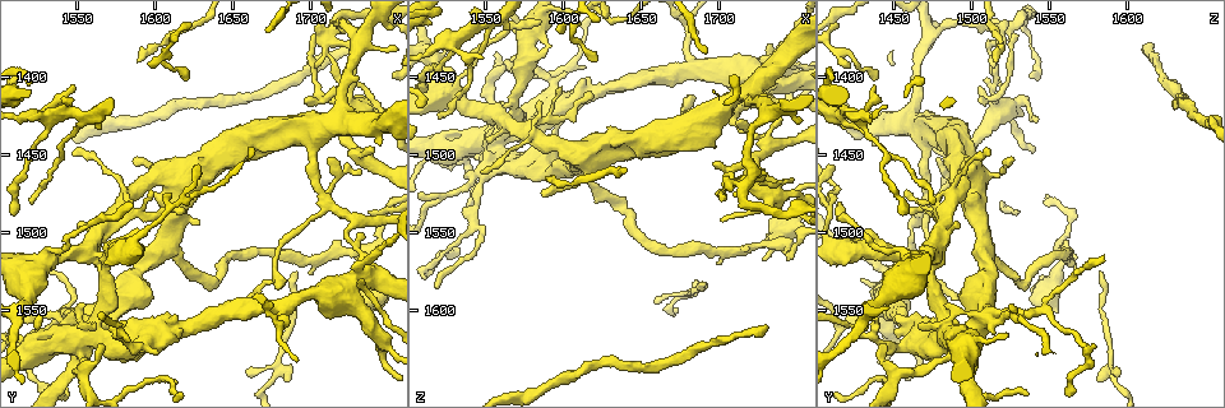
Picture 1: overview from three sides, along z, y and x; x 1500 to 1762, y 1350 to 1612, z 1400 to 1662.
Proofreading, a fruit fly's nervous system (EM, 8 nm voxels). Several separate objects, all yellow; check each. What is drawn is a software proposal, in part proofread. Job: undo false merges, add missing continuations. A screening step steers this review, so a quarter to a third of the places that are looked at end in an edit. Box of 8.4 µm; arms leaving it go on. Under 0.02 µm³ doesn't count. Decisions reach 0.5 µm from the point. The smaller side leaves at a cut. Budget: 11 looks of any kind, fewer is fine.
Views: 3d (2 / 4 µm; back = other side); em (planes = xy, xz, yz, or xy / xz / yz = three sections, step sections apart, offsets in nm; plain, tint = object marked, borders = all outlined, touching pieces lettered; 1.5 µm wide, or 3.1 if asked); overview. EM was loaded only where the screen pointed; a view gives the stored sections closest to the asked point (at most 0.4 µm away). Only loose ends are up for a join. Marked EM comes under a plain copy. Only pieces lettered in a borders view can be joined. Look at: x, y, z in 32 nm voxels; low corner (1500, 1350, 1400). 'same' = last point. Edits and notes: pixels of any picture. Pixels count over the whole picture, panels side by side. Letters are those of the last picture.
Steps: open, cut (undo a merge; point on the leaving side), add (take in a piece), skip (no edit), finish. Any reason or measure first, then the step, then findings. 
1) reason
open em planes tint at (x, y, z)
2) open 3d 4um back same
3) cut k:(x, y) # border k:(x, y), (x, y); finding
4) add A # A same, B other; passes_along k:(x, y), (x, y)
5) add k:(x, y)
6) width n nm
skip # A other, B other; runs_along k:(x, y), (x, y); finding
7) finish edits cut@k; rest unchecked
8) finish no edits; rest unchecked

sharp bend
open 3d 4um at (1636, 1534, 1534)

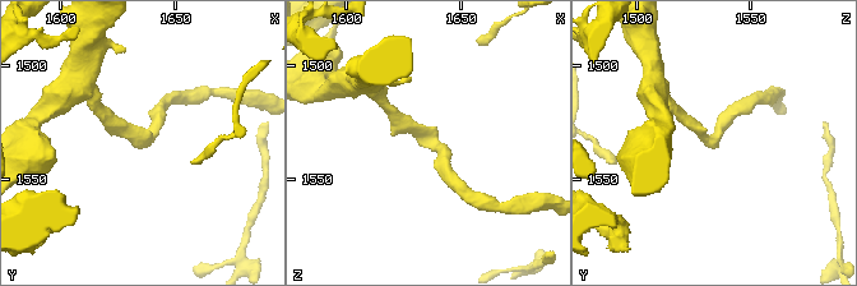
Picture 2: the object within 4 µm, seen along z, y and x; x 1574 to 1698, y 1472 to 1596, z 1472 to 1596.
open em xz step 4 tint at (1637, 1533, 1535)

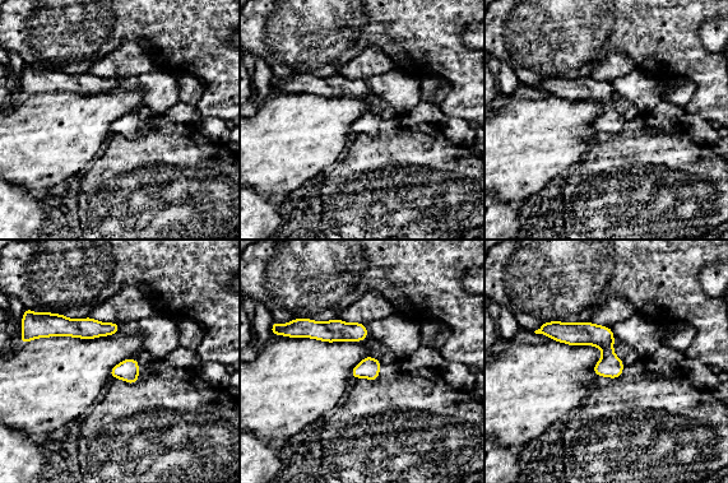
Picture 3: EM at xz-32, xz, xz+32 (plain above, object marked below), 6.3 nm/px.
another direction
open em planes borders same

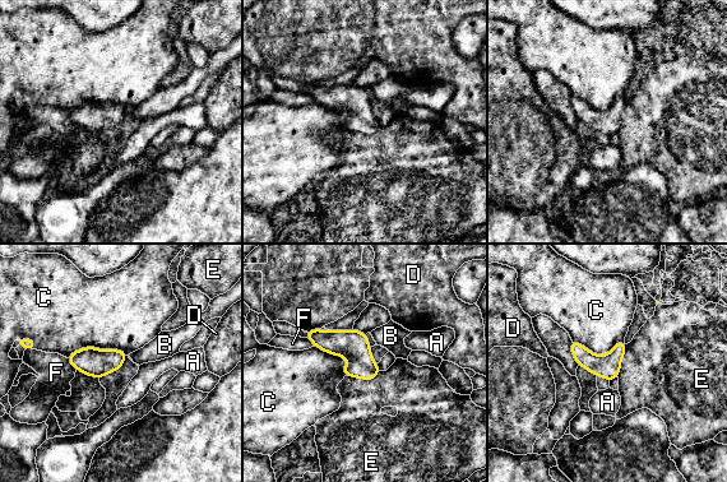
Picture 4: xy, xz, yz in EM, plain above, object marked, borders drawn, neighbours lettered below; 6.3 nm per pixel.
skip # A other, B other, C other, D other, E other, F other; border 4:(380, 371), (369, 380), (346, 375); continuous, no second neuron

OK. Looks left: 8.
an open end
open em planes borders at (1518, 1518, 1586)

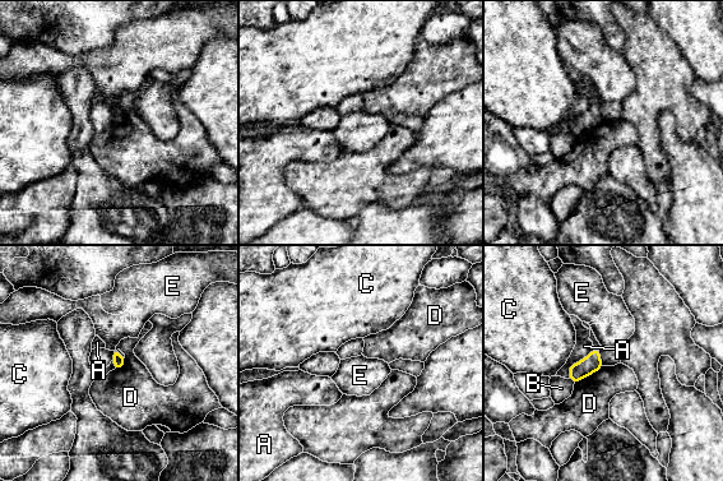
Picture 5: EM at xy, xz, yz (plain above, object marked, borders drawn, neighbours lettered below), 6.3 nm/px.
skip # A other, B other, C other, D other, E other; none of them fits

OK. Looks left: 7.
thin end
open 3d 2um at (1548, 1404, 1438)

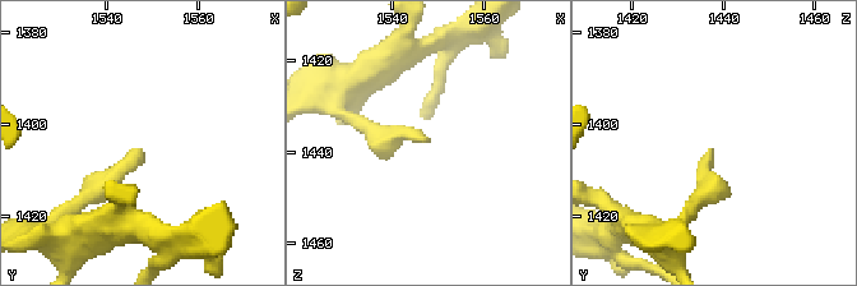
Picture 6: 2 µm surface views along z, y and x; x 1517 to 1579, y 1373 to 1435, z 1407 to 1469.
open em planes borders at (1548, 1404, 1437)

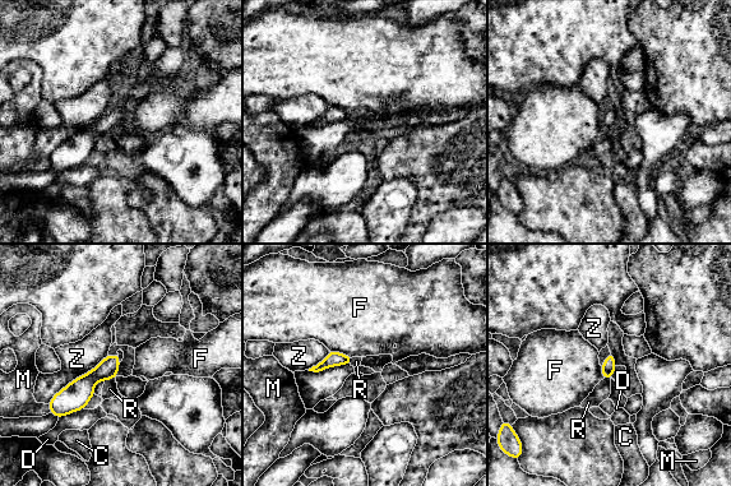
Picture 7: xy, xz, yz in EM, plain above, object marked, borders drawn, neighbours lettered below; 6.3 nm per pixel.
skip # C other, D other, F other, M other, R other, Z other; border 7:(329, 350), (347, 353), (351, 357); no lettered piece goes on from it

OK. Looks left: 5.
long arm stops here
open em planes tint at (1730, 1382, 1608)

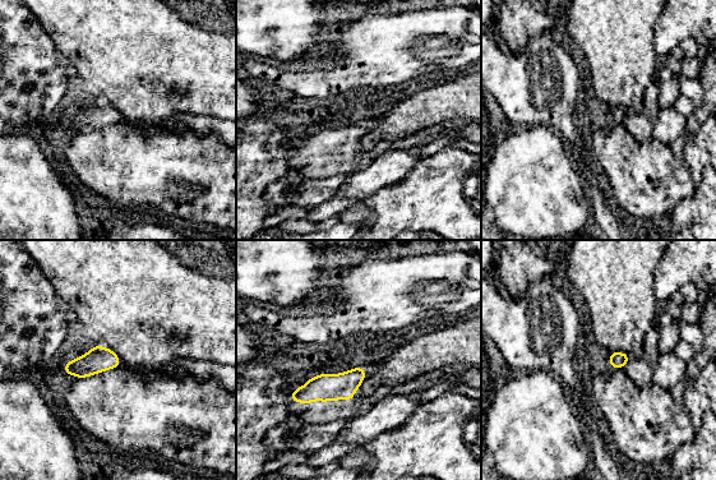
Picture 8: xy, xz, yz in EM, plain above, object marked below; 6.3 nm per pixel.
see the neighbours
open em planes borders same

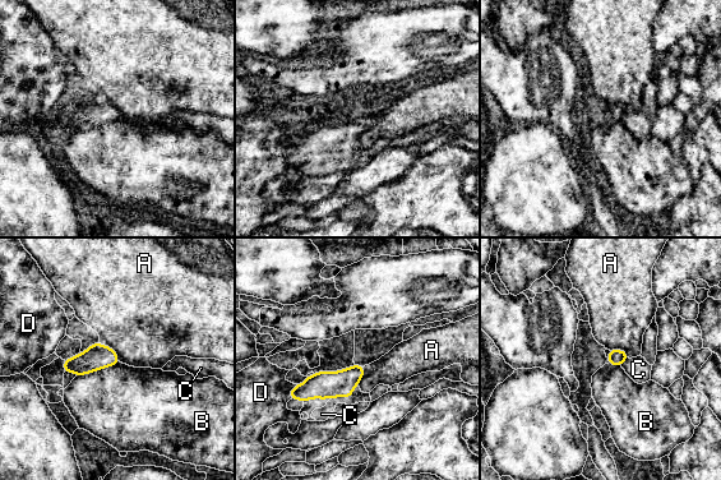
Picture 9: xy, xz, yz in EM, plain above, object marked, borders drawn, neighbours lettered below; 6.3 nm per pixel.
width 110 nm
add C # A other, B other, C same, D other; passes_along 9:(322, 384), (346, 397), (322, 414); it goes on there

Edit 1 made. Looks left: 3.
finish edits add@9; rest unchecked

